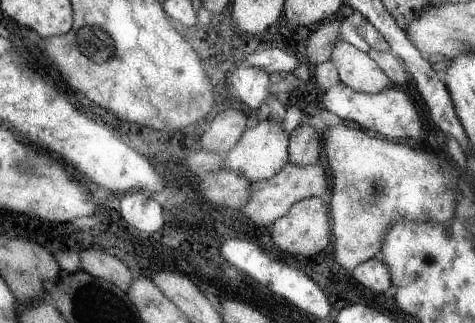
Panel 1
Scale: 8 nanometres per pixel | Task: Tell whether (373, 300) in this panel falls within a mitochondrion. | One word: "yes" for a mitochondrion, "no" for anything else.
no

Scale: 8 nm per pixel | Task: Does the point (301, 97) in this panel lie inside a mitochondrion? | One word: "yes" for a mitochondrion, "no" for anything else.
no

